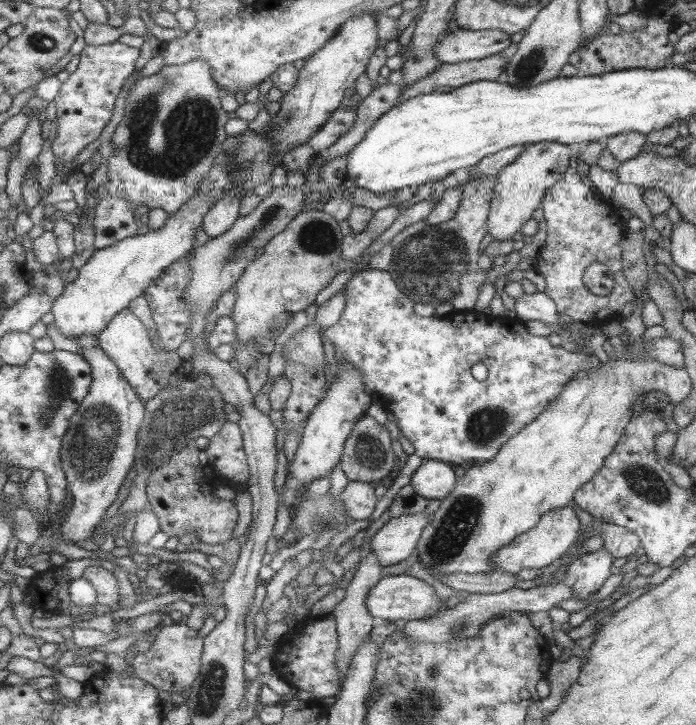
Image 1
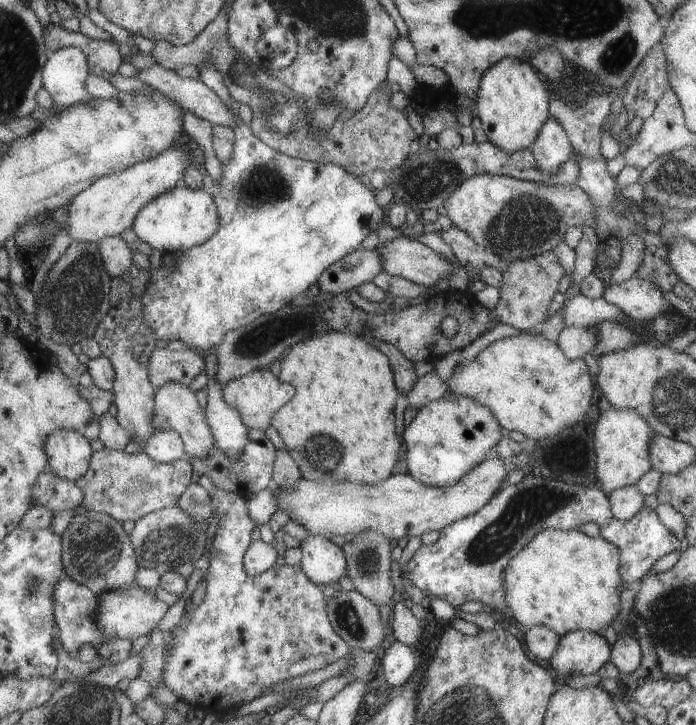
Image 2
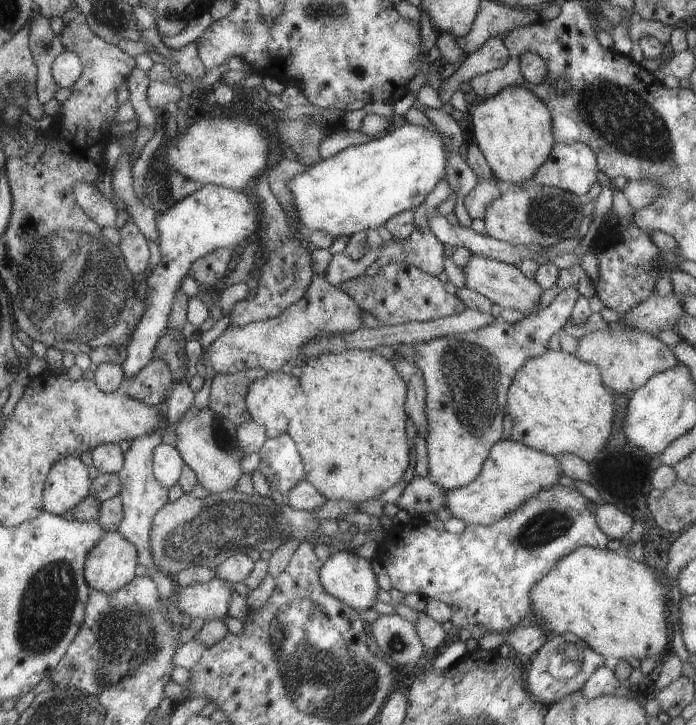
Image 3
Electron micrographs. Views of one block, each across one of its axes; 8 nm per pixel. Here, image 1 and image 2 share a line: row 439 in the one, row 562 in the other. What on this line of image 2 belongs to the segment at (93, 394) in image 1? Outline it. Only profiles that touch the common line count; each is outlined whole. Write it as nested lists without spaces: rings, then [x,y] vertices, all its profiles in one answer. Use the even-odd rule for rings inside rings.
[[[85,510],[74,515],[71,524],[60,535],[62,546],[67,550],[62,562],[65,576],[96,594],[133,586],[138,560],[130,536],[123,531],[121,523],[115,522],[114,517]]]

